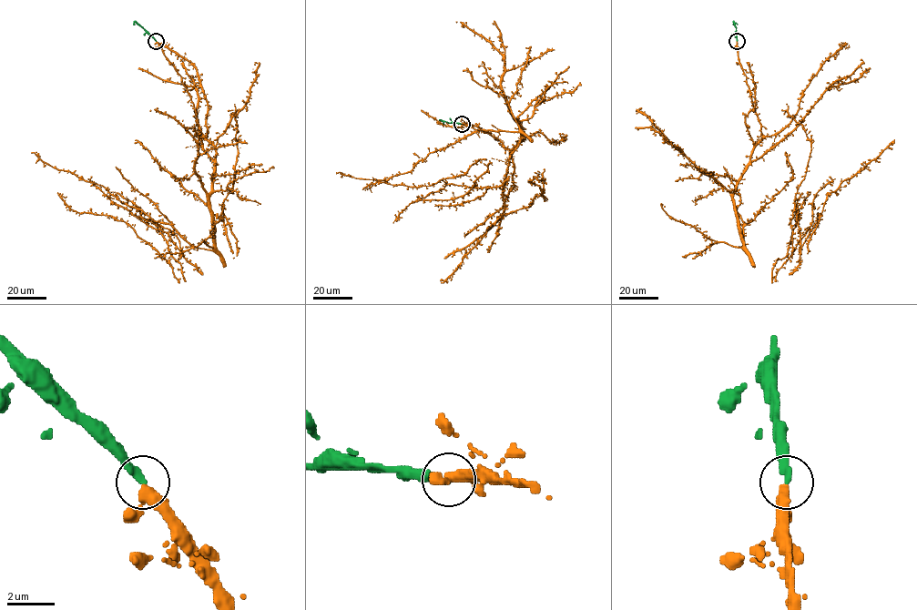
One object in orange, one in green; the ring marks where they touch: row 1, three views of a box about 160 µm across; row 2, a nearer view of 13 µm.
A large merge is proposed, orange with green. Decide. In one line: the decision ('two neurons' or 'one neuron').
one neuron

